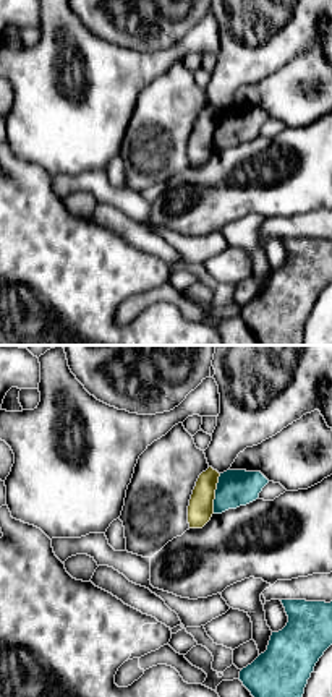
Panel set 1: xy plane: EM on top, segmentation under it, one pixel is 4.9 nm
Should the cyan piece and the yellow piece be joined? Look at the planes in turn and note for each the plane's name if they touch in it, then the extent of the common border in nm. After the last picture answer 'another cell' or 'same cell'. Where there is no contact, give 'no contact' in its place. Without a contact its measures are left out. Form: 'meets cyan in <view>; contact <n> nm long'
meets cyan in xy; contact 200 nm long

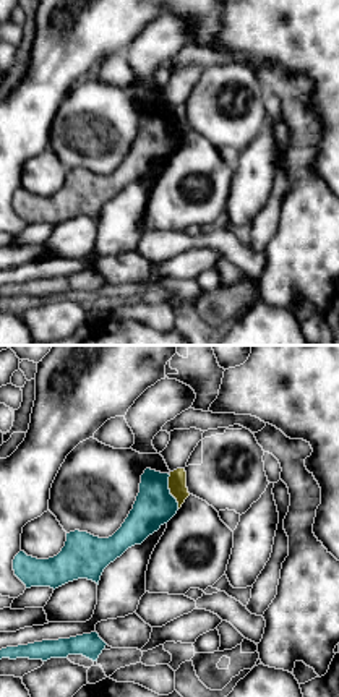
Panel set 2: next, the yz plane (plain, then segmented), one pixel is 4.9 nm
meets cyan in yz; contact 190 nm long

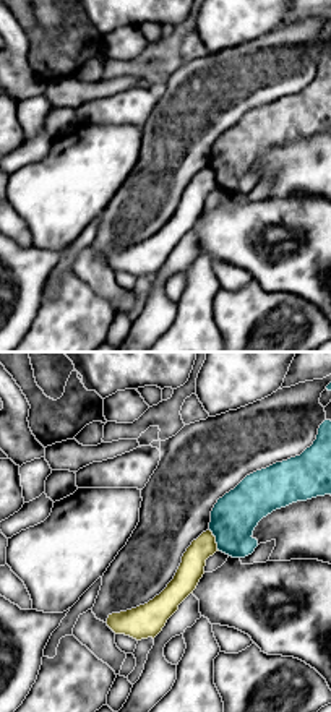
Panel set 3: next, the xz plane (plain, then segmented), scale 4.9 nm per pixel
meets cyan in xz; contact 120 nm long

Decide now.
another cell

